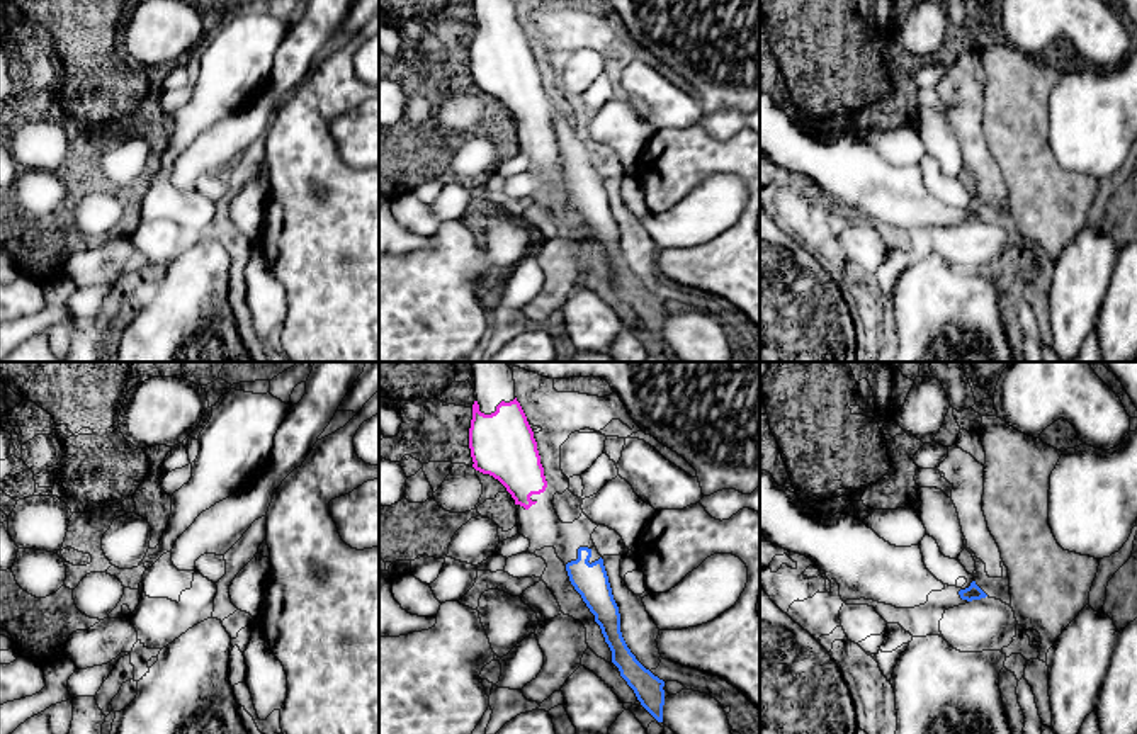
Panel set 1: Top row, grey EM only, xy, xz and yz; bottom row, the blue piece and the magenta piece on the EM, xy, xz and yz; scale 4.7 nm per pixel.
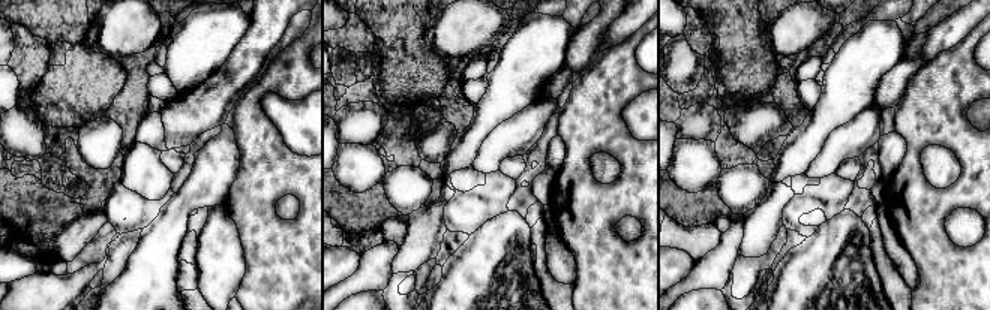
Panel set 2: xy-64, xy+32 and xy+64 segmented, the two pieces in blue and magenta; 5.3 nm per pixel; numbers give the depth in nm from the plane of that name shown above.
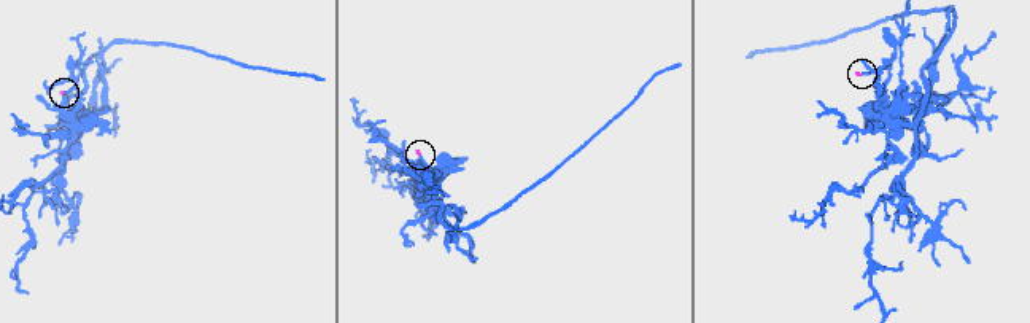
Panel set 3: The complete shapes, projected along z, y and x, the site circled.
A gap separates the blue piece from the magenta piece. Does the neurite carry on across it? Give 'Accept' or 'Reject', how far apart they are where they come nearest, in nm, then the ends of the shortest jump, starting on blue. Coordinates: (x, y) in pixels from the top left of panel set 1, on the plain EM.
Reject. Distance 300 nm. Across: xz (580, 167), (536, 121)

